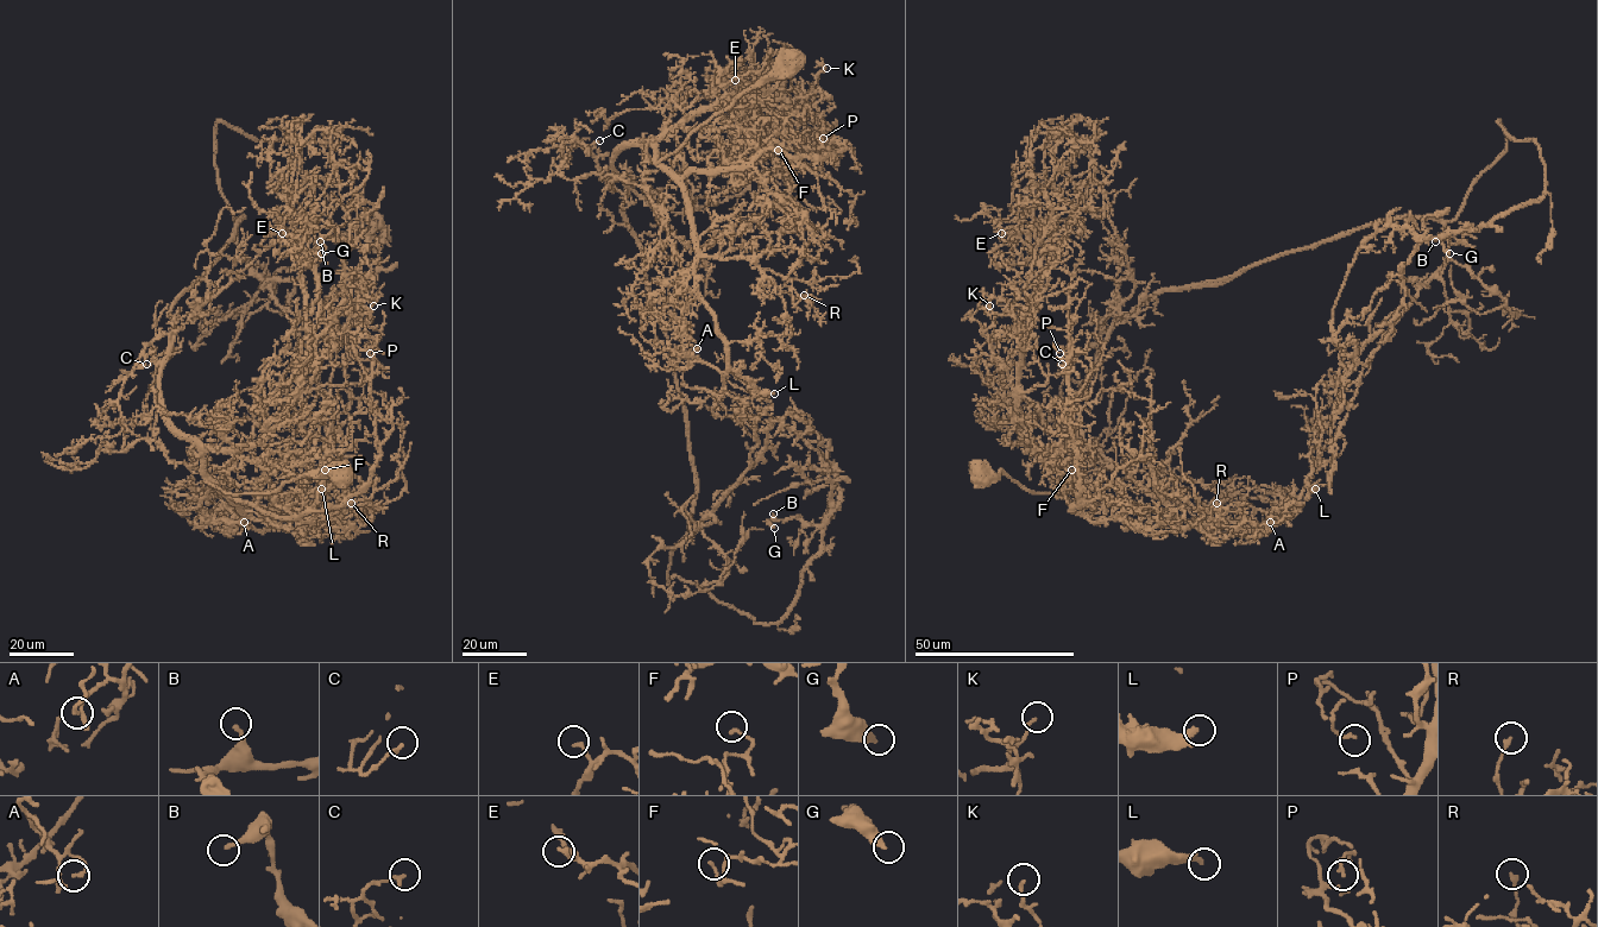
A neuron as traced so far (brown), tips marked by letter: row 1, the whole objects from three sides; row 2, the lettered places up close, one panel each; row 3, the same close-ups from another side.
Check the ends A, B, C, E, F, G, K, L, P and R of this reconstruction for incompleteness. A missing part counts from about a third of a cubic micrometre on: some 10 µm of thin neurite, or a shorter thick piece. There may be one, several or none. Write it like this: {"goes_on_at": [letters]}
{"goes_on_at": ["B", "G", "L"]}

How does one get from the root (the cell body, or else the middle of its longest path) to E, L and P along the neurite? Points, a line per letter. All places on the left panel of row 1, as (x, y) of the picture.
E: (335, 470), (259, 492), (205, 480), (205, 451), (255, 445), (297, 388), (316, 275), (304, 235), (282, 233)
L: (335, 470), (301, 475), (259, 492), (227, 493), (205, 479), (258, 530), (270, 528), (304, 490), (321, 489)
P: (335, 470), (259, 492), (227, 493), (205, 480), (282, 517), (354, 494), (378, 455), (365, 344), (370, 353)

